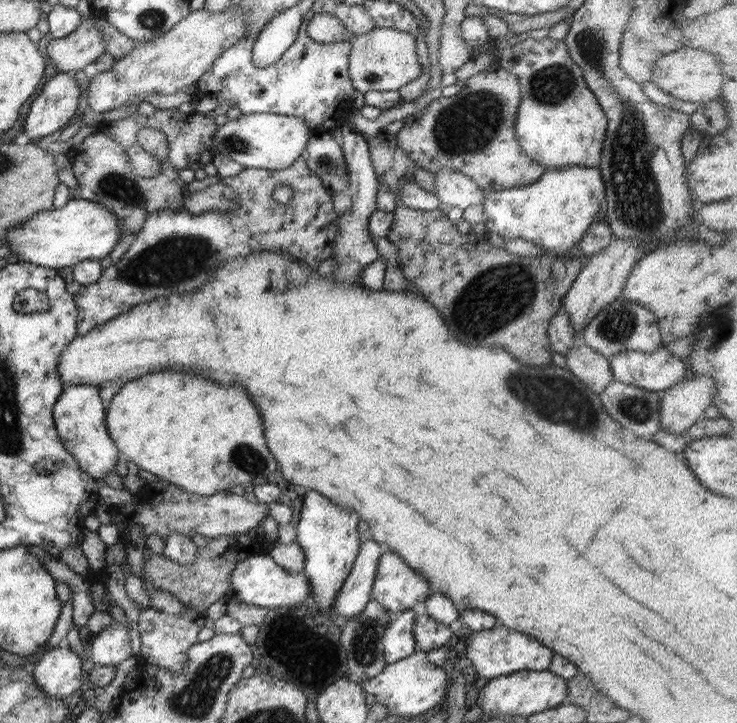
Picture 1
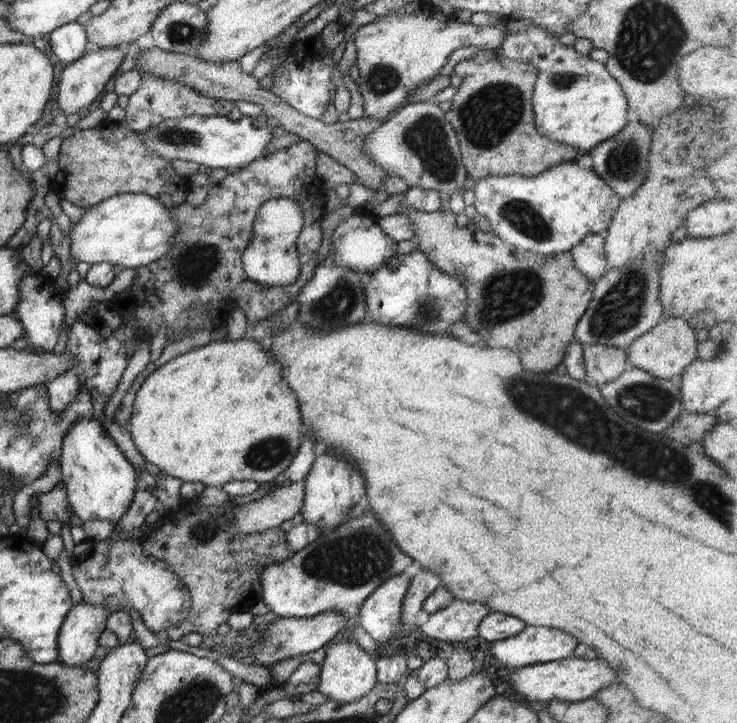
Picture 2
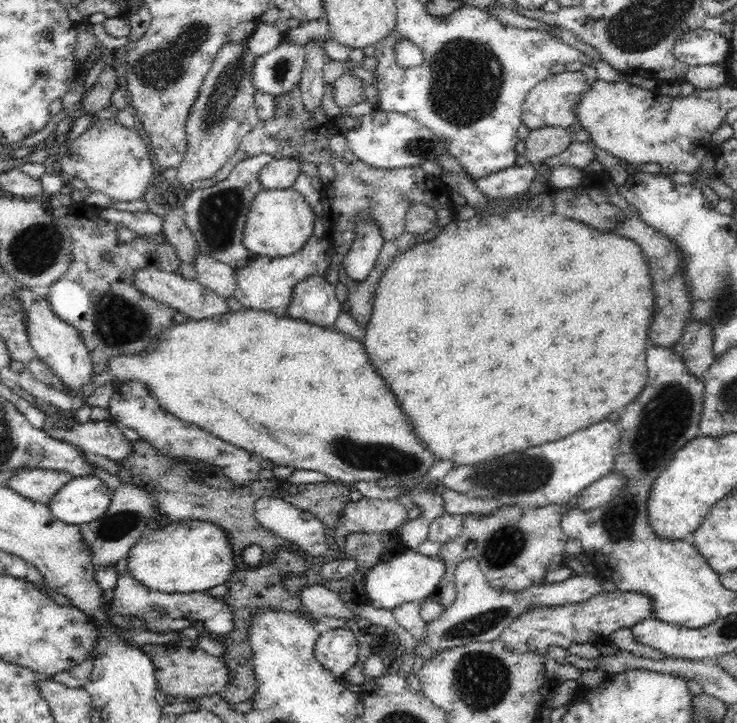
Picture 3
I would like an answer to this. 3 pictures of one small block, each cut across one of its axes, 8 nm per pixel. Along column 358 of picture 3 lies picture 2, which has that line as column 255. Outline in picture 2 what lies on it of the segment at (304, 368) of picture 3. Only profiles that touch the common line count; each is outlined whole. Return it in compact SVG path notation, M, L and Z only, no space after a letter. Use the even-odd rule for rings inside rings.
M242 338L232 341L225 339L222 341L214 341L196 348L186 354L179 355L160 366L155 372L152 372L136 392L136 400L134 400L134 412L131 415L127 429L131 434L131 439L140 454L157 466L160 471L173 478L178 478L183 483L202 483L205 485L221 487L228 482L244 480L262 483L279 479L286 471L286 468L292 463L292 459L301 445L302 441L302 420L300 420L300 410L298 410L298 400L296 394L288 388L288 384L282 380L282 368L280 364L272 359L272 353L266 343L256 340L246 340Z

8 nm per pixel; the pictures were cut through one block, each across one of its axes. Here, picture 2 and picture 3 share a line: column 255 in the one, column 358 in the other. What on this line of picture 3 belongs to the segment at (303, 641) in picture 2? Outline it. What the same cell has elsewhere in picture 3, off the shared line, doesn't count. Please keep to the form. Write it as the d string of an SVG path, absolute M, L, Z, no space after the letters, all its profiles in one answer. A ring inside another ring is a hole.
M347 626L320 633L315 644L315 658L338 677L358 662L358 652L358 641Z

